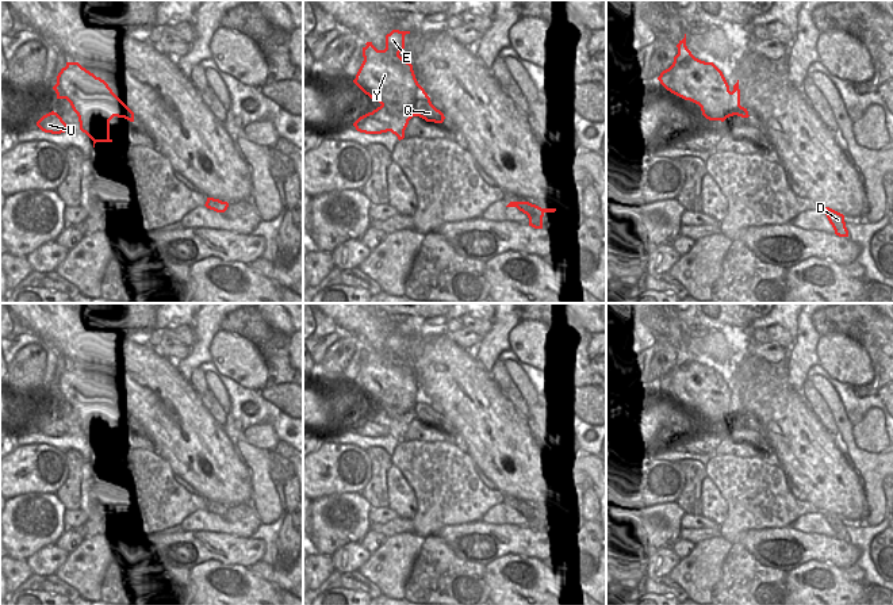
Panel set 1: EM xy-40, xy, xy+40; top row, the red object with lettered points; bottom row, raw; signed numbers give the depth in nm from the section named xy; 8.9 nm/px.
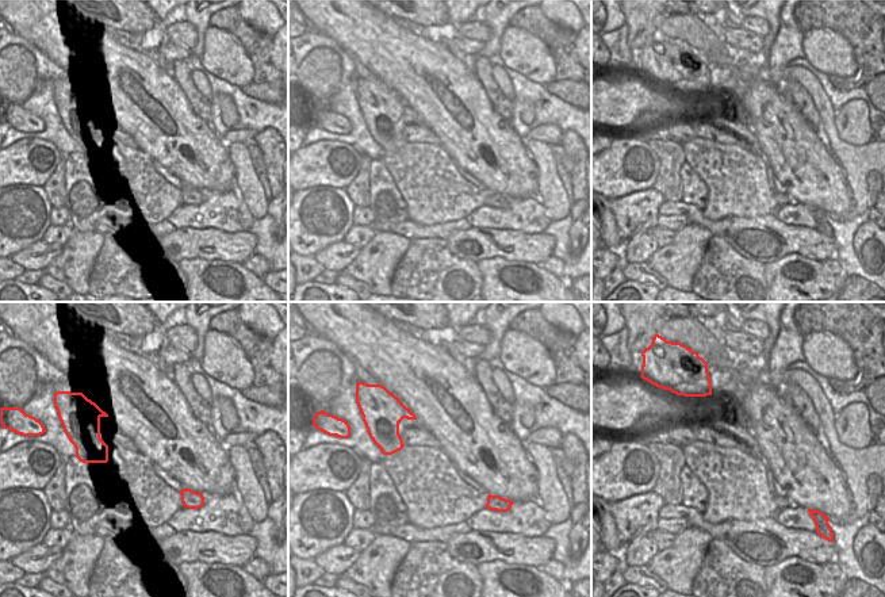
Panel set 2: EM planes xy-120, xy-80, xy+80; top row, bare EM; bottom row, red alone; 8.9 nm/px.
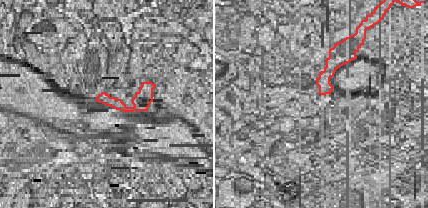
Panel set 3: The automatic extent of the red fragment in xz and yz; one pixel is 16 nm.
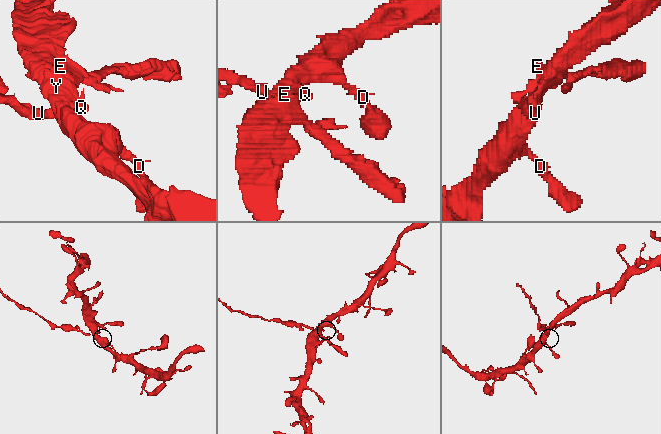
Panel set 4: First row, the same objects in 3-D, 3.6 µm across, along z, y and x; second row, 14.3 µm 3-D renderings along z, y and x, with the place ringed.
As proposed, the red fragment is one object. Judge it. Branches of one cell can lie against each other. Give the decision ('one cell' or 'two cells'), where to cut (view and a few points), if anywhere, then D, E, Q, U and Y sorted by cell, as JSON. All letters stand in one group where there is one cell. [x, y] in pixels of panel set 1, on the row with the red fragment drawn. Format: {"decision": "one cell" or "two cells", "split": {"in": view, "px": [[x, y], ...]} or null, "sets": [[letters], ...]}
{"decision": "two cells", "split": {"in": "xy", "px": [[370, 113], [383, 121], [388, 130]]}, "sets": [["D", "E", "Q", "Y"], ["U"]]}

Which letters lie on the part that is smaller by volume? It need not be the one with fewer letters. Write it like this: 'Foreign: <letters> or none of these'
Foreign: U

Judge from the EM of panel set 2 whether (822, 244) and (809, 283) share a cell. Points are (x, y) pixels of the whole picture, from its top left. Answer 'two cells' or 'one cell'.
two cells

